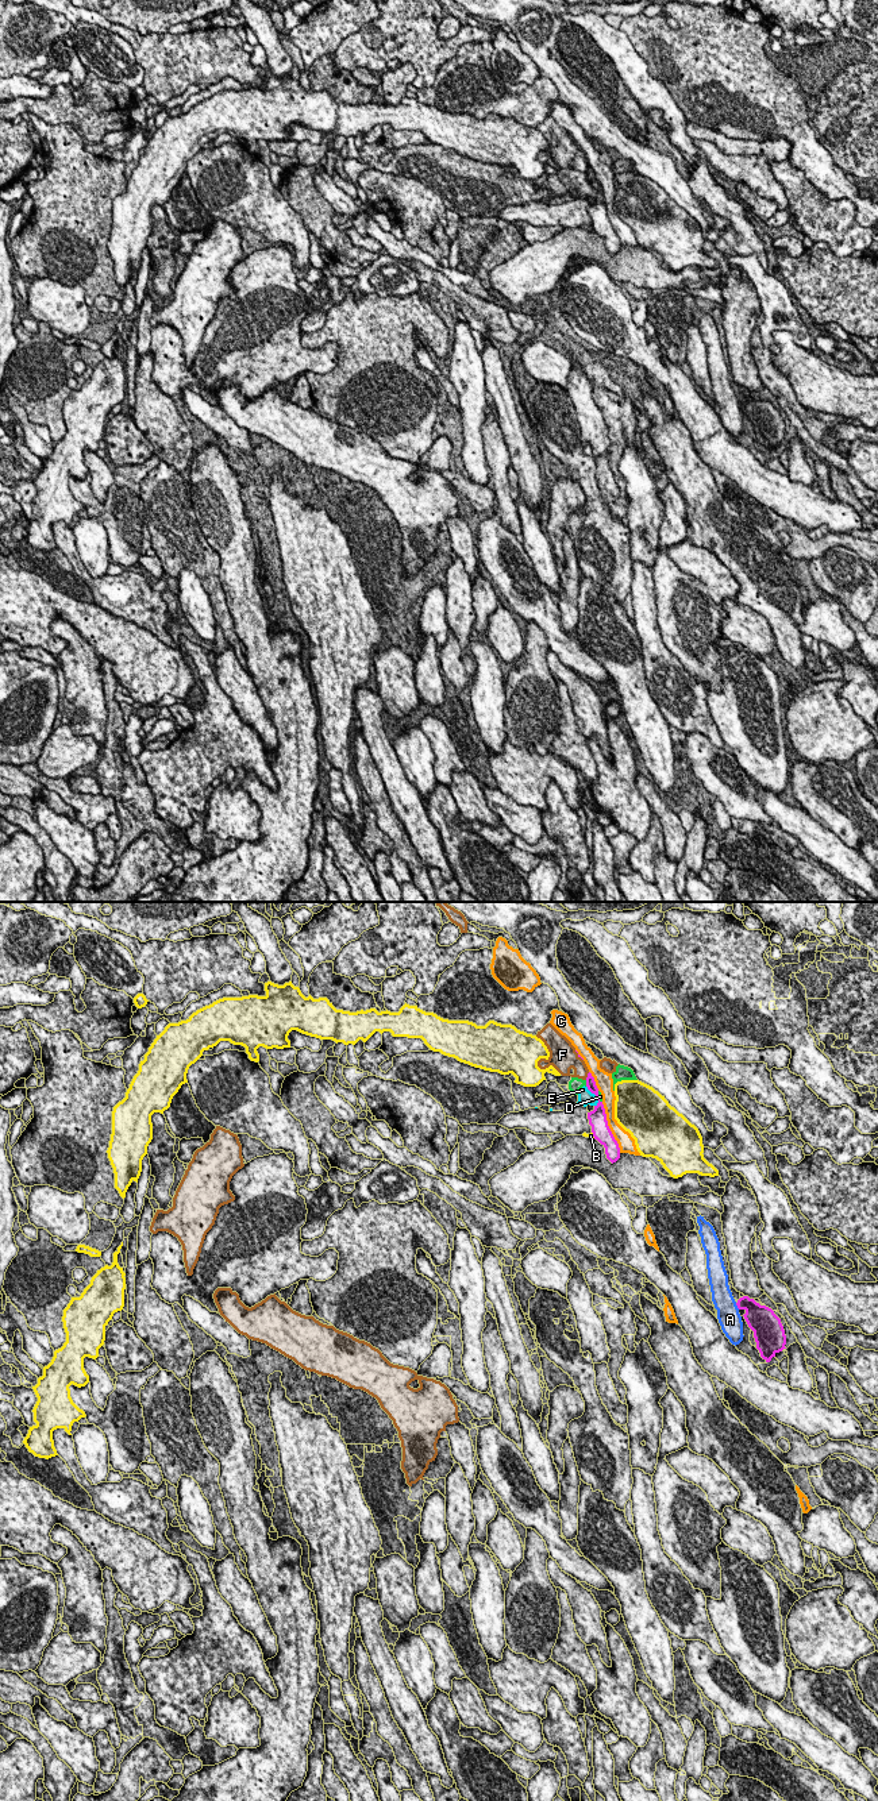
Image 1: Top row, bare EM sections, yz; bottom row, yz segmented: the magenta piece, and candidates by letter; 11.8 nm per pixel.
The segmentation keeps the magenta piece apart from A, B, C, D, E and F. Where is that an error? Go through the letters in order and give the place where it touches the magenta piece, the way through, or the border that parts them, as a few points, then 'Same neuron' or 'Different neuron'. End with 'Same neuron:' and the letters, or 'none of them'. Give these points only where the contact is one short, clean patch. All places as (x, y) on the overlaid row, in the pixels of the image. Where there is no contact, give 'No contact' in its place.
A: Touches magenta at yz (736, 1304). Different neuron
B: Touches magenta at yz (593, 1134). Different neuron
C: Touches magenta at yz (608, 1127). Different neuron
D: Touches magenta at yz (586, 1083). Boundary: yz (585, 1080), (586, 1086). Different neuron
E: Touches magenta at yz (596, 1095). Boundary: yz (586, 1086), (597, 1098), (596, 1106). Different neuron
F: Touches magenta at yz (588, 1076). Different neuron
Same neuron: none of them

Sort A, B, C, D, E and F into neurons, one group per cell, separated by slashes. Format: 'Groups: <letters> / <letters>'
Groups: A / B / C / D E / F

